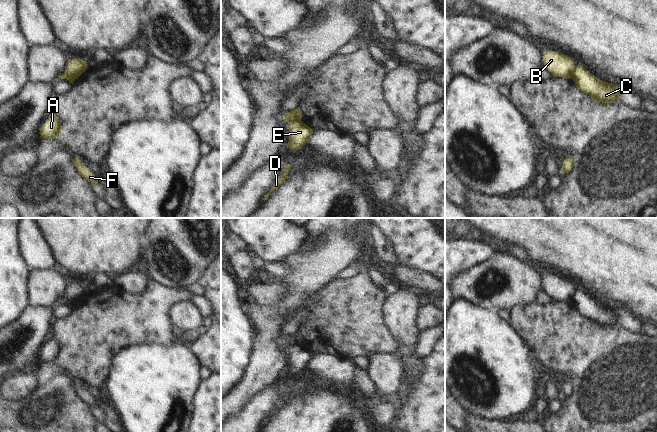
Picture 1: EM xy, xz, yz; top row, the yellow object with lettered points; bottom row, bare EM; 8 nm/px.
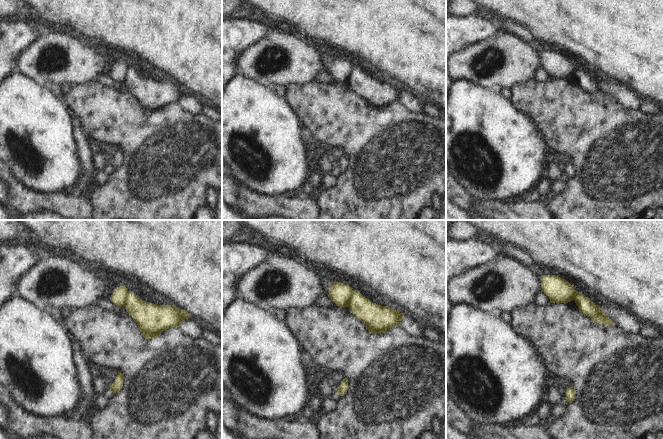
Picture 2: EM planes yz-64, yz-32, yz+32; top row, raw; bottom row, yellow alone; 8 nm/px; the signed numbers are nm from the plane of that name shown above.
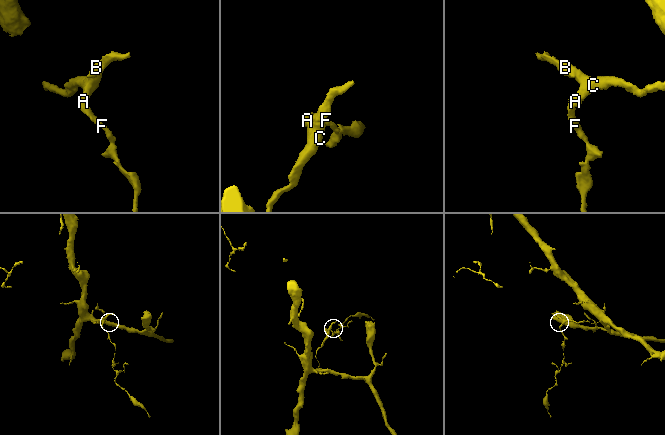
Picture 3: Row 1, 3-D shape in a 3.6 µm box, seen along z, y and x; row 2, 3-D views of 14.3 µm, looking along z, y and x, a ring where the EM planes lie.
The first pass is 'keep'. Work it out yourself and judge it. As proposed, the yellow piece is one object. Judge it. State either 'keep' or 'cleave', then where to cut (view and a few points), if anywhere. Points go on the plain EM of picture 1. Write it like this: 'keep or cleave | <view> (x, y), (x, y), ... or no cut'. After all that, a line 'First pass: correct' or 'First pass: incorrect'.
cleave | xz (300, 344), (290, 344), (288, 346)
First pass: incorrect

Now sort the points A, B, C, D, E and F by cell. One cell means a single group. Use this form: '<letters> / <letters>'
A C D E F / B

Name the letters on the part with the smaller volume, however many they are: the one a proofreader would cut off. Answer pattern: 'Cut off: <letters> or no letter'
Cut off: B

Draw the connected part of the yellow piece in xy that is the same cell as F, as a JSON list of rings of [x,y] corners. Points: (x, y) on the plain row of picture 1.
[[[76,381],[73,384],[73,387],[76,391],[76,393],[78,394],[79,398],[86,404],[88,404],[89,406],[91,406],[93,409],[97,409],[98,404],[96,403],[95,399],[90,395],[89,392],[87,392],[82,385]]]

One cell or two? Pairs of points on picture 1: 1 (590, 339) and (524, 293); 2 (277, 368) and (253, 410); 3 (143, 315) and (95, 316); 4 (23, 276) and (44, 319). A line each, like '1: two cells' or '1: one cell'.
1: two cells
2: two cells
3: one cell
4: two cells

